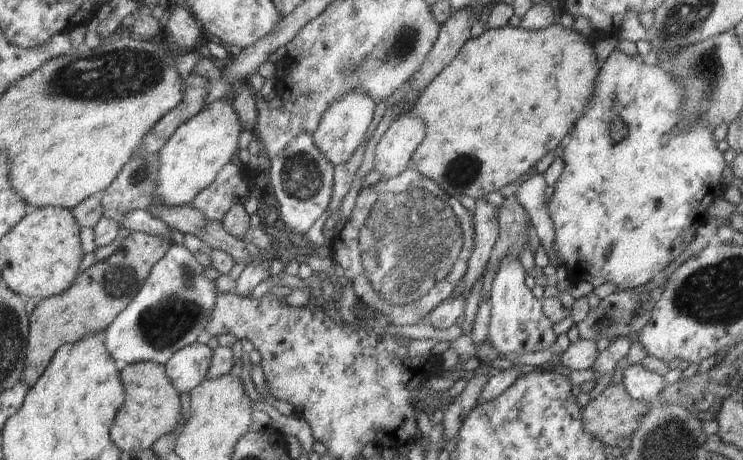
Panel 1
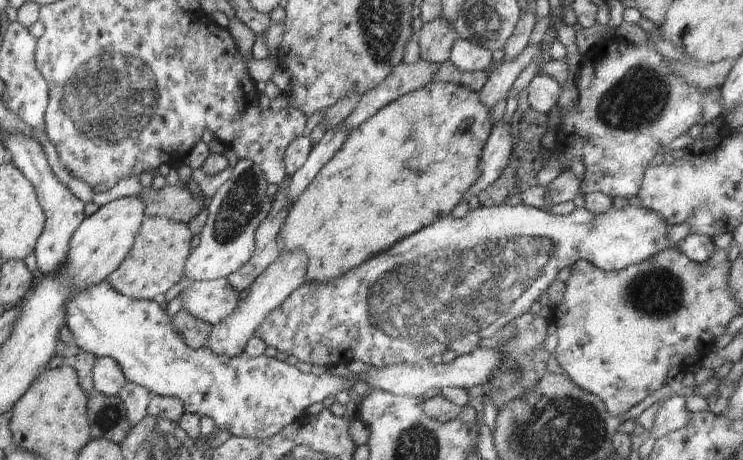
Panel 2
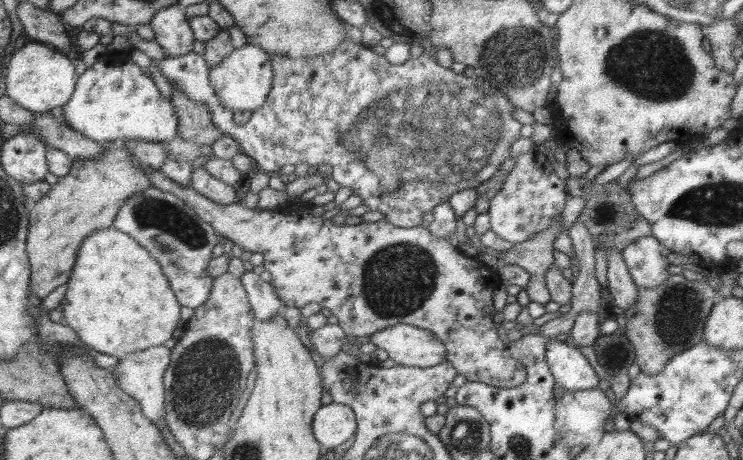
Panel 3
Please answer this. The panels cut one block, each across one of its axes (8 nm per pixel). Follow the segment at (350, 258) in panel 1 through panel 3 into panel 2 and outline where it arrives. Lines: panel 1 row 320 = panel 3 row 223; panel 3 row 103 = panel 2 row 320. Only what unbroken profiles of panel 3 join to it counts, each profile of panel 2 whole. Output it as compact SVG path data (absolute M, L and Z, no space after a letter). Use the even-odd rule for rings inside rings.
M524 203L479 206L462 218L448 215L433 222L330 282L307 280L268 314L252 336L302 362L331 370L343 370L353 360L374 368L398 364L424 366L436 354L442 354L442 363L448 364L456 357L471 353L485 337L492 338L492 348L512 340L518 332L511 322L526 313L539 315L540 296L556 280L562 268L570 268L575 262L584 260L600 270L618 272L642 264L666 248L676 248L698 263L706 262L718 249L709 235L690 233L684 240L670 244L665 242L668 233L668 224L658 212L629 204L621 209L613 206L602 214L576 208L565 215ZM226 278L192 282L179 295L181 308L211 325L228 318L239 301L239 293Z

